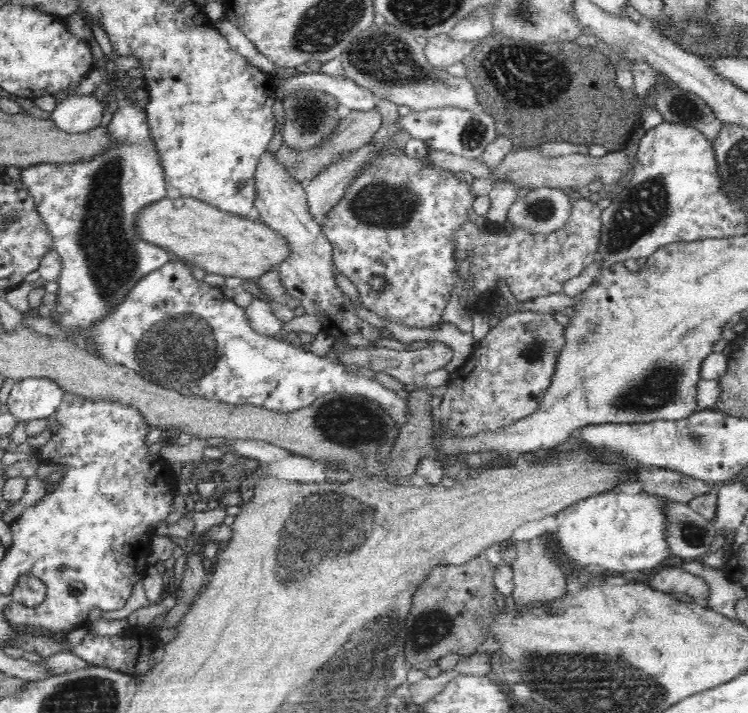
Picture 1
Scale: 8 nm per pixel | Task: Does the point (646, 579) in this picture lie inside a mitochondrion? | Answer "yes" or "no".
no

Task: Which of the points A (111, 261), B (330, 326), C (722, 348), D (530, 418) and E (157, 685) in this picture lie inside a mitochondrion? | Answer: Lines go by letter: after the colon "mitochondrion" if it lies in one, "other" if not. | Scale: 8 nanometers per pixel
A: mitochondrion
B: other
C: other
D: other
E: other

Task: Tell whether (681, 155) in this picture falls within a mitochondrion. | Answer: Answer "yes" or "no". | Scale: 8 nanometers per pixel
no

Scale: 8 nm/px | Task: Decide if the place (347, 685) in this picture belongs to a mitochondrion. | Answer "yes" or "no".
yes

